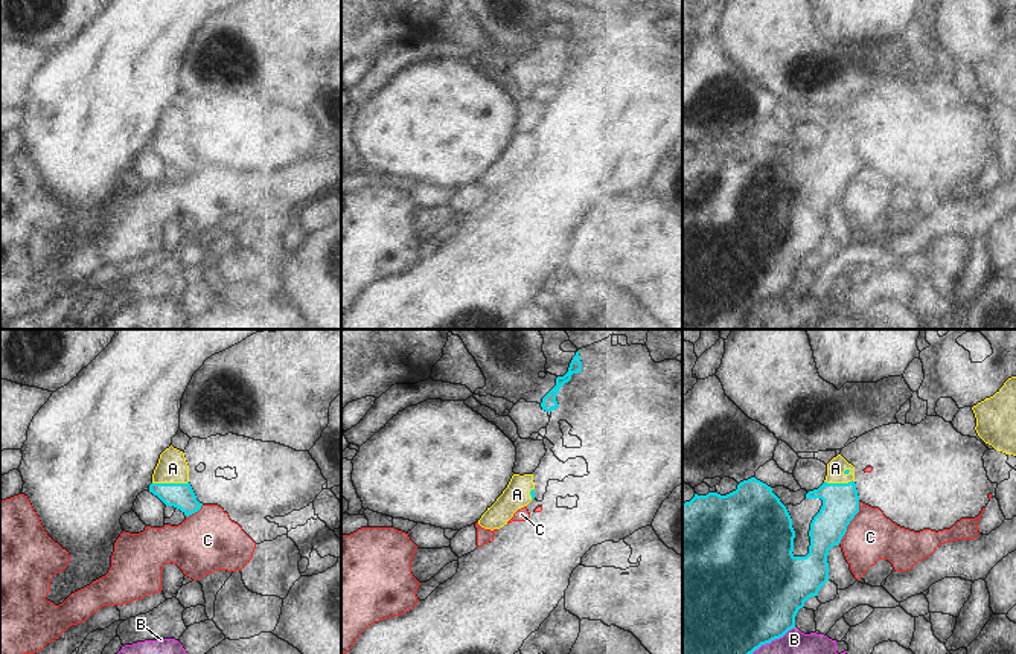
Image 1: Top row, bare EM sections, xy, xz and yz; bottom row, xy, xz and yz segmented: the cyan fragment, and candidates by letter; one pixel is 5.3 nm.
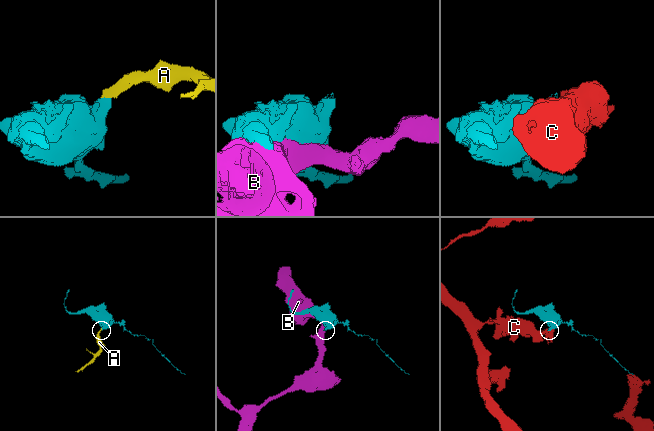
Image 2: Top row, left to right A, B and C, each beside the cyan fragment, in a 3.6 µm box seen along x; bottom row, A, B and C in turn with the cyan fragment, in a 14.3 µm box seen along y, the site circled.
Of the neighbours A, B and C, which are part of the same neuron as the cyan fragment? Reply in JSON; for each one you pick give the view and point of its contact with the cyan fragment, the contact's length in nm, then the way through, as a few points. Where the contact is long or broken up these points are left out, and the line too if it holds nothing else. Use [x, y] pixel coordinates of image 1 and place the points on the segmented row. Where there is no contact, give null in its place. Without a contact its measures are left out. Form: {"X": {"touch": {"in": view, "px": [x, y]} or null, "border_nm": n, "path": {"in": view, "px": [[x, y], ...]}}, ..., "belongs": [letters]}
{"A": {"touch": {"in": "xy", "px": [169, 484]}, "border_nm": 190, "path": {"in": "xy", "px": [[180, 496], [169, 484], [172, 468]]}}, "belongs": ["A"]}

